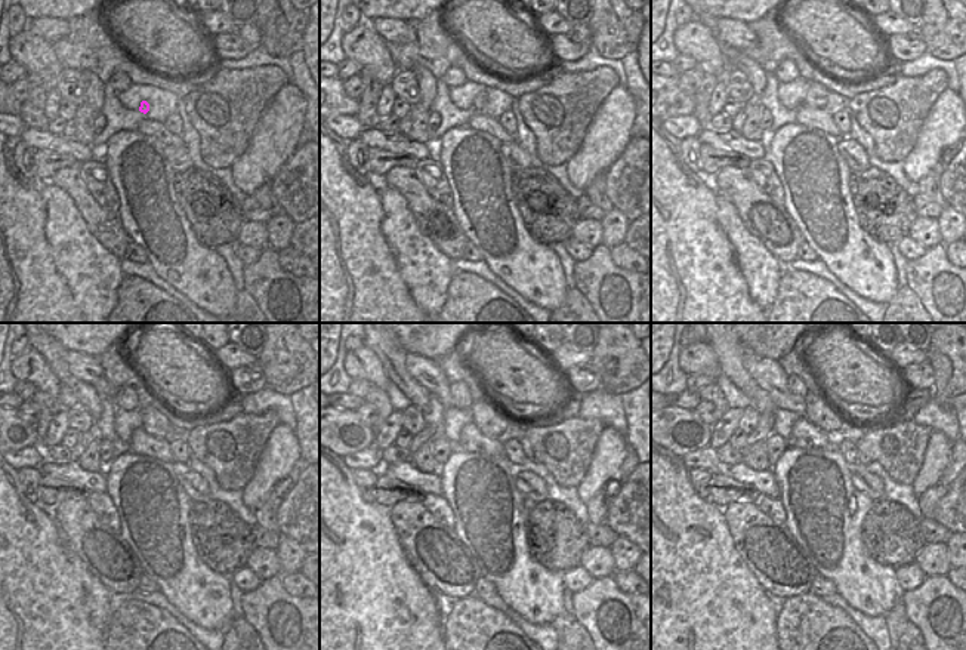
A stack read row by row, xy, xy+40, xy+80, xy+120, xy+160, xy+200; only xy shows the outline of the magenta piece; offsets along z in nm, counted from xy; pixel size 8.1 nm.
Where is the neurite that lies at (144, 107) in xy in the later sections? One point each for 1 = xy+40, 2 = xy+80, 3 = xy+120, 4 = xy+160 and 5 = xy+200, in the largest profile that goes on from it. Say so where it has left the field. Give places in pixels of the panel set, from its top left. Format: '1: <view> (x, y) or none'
1: xy+40 (480, 101)
2: xy+80 (817, 94)
3: xy+120 (156, 424)
4: xy+160 (487, 415)
5: xy+200 (820, 410)

